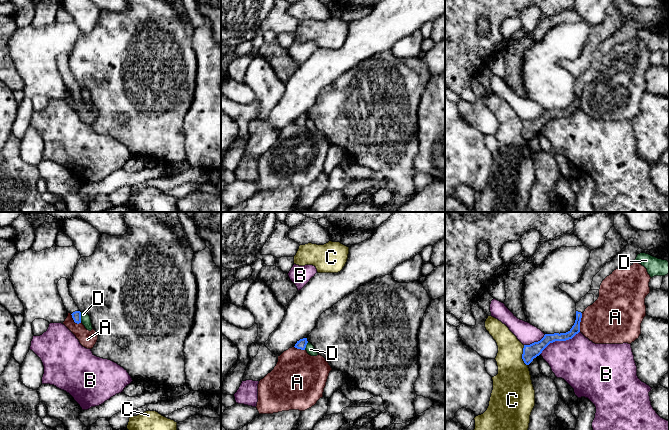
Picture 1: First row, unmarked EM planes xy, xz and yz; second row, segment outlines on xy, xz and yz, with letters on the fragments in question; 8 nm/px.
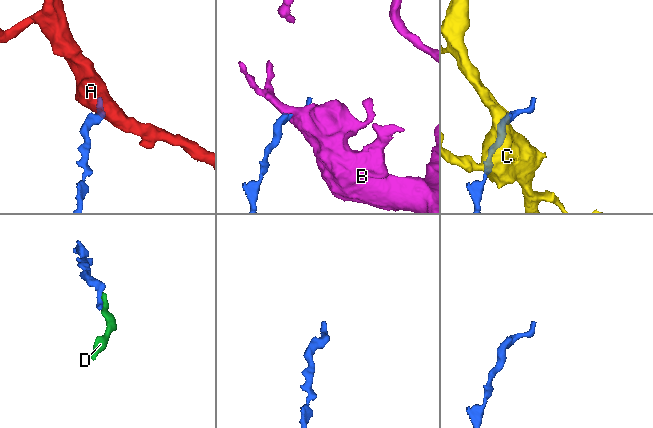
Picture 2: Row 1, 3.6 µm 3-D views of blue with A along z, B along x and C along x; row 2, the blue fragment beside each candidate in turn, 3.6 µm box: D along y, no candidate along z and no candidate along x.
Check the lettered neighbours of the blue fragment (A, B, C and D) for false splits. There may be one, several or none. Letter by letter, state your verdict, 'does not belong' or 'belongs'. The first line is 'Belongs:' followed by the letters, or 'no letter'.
Belongs: no letter
A: does not belong
B: does not belong
C: does not belong
D: does not belong

